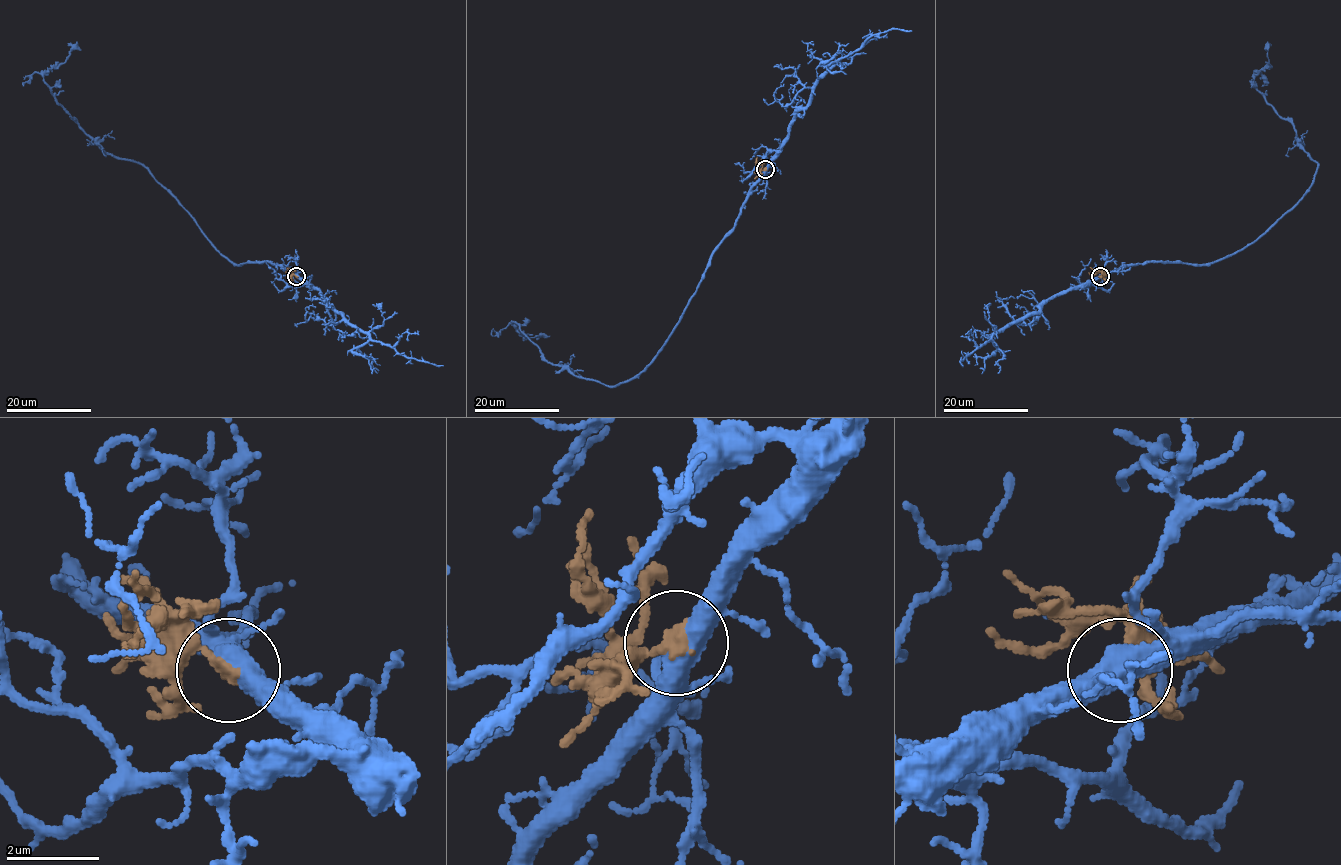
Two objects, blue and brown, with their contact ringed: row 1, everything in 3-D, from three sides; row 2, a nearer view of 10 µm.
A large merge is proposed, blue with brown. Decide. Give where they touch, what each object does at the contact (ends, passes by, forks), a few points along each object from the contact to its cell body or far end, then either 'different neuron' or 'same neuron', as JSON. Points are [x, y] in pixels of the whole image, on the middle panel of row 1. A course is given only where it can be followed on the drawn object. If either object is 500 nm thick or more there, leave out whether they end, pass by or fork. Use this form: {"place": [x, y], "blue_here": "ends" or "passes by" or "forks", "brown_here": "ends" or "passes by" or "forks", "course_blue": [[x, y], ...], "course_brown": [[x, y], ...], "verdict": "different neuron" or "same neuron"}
{"place": [765, 169], "course_blue": [[765, 169], [673, 332], [633, 377], [608, 386], [574, 375], [549, 363], [513, 321], [526, 337], [545, 336]], "course_brown": [[765, 169], [759, 167], [757, 156]], "verdict": "different neuron"}

